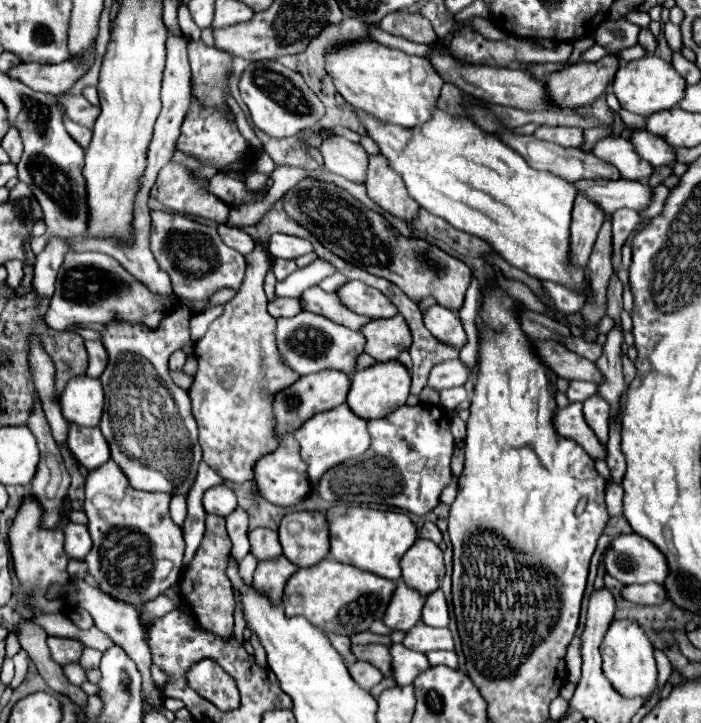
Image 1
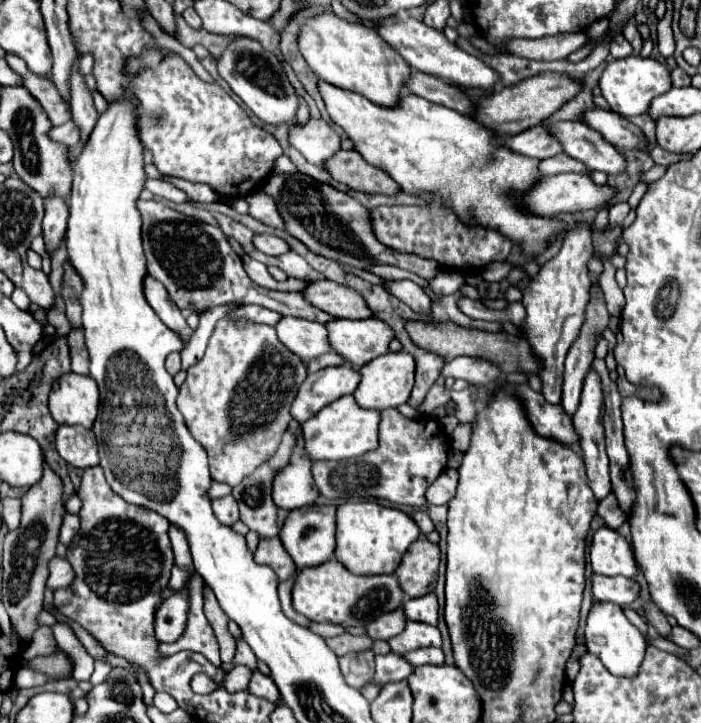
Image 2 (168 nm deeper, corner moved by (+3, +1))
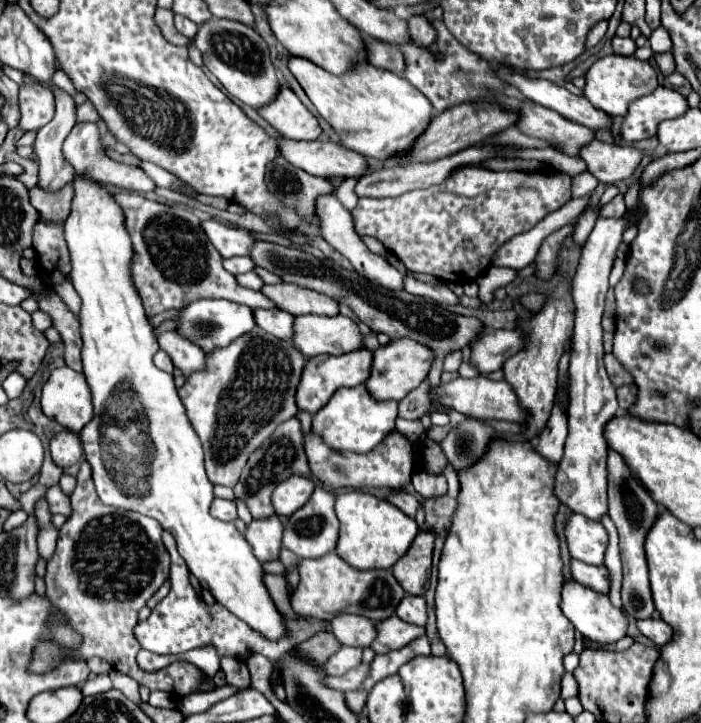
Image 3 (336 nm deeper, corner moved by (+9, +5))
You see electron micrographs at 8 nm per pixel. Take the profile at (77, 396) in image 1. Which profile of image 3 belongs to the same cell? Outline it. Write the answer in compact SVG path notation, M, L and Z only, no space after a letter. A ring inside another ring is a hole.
M70 367L52 371L42 389L42 411L68 431L80 433L94 417L92 397L84 375Z

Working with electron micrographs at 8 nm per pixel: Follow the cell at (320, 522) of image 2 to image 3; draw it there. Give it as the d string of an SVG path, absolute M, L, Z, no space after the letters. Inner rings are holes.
M316 487L310 501L298 509L286 523L284 529L284 541L282 545L286 549L290 549L298 559L316 559L316 557L324 557L326 553L330 553L332 549L336 549L336 541L338 541L338 517L334 513L334 495L330 491L326 491L324 487Z

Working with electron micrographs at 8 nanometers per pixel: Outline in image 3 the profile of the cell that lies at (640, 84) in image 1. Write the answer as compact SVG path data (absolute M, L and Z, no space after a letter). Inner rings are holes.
M606 55L598 59L584 75L586 85L582 89L584 97L600 111L612 115L612 117L622 117L624 111L628 109L628 103L650 95L656 87L656 71L648 61L640 61L636 57L622 57L622 55Z

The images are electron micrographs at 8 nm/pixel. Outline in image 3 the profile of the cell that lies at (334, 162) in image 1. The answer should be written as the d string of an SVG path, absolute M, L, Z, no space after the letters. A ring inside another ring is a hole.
M280 81L280 89L274 101L270 101L266 107L258 109L260 117L266 119L280 135L288 139L318 139L322 129L316 121L316 117L300 103L300 99L292 93L292 89L286 85L286 81Z

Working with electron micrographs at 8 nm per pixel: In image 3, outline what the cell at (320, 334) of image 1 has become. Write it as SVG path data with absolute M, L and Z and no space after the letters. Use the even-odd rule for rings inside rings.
M252 309L254 321L258 327L262 327L266 333L290 341L292 339L292 317L280 309Z

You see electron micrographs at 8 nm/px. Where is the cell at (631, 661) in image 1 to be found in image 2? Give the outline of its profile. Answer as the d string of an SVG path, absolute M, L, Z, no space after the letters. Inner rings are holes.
M598 603L588 613L586 623L586 647L588 653L596 655L606 669L616 677L636 677L644 659L646 639L644 635L626 619L622 607L614 603Z

